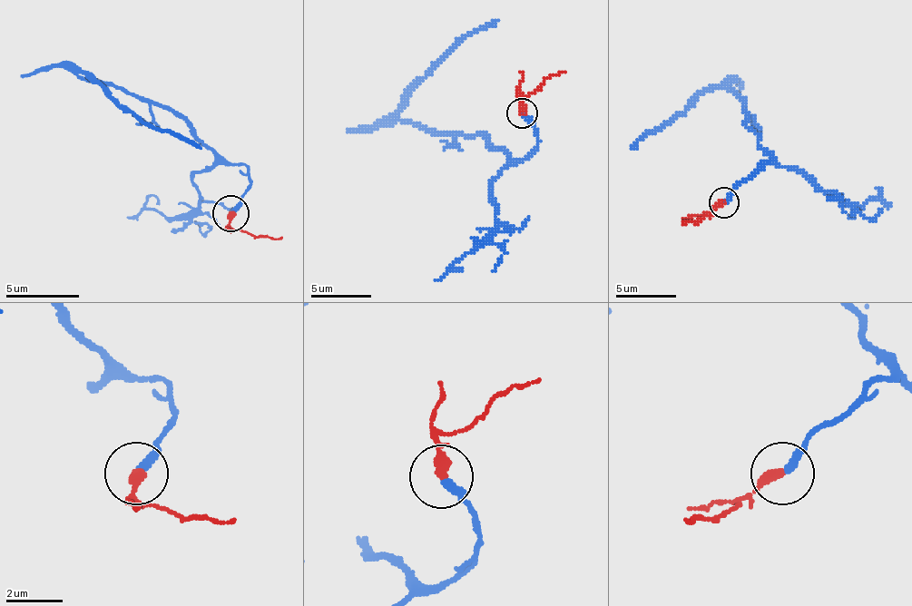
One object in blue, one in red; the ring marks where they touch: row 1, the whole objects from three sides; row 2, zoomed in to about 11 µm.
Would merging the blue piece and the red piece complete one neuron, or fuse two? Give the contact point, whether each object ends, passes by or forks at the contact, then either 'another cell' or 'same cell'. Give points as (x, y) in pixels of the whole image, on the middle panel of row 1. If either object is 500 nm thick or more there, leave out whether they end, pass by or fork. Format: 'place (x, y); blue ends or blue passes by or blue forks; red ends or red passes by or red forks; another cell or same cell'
place (522, 113); blue ends; red ends; same cell

